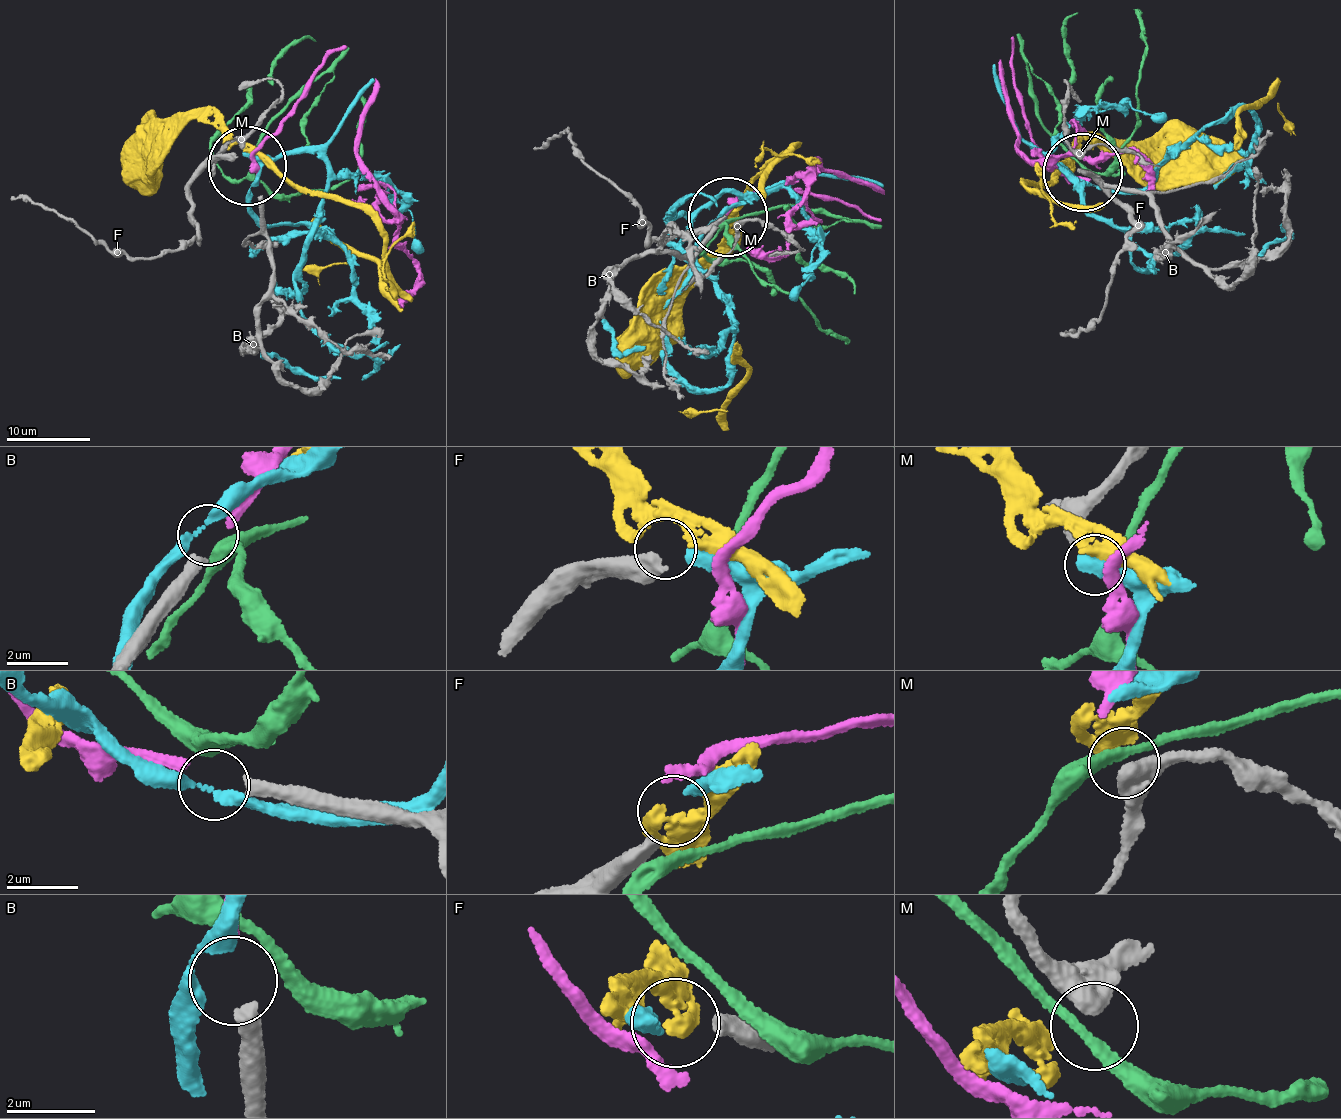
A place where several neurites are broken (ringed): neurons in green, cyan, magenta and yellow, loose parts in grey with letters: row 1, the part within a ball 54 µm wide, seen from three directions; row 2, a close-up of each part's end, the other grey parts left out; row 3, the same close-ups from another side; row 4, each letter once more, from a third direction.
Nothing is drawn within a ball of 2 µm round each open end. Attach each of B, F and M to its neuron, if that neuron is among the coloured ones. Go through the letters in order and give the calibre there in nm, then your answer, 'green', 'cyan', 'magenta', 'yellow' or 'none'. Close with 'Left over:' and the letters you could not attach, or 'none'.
B: calibre 360 nm; magenta
F: calibre 550 nm; cyan
M: calibre 550 nm; none
Left over: M

